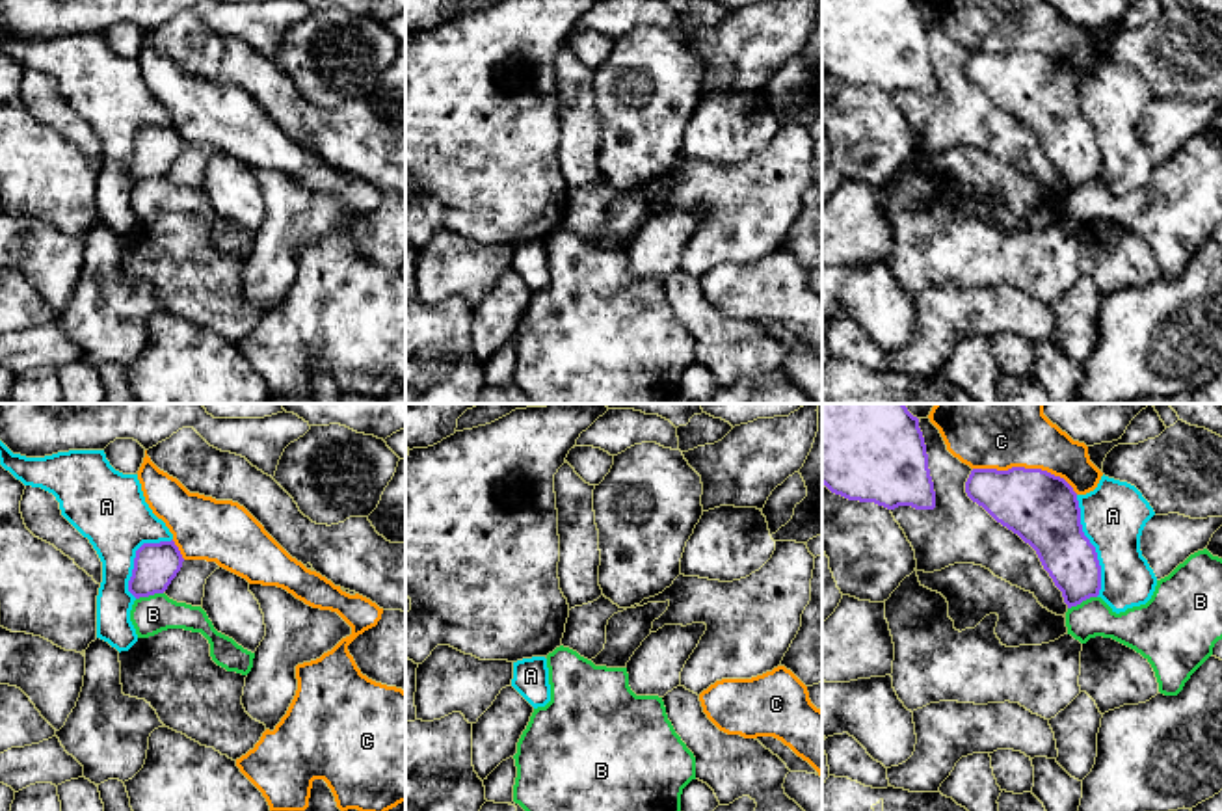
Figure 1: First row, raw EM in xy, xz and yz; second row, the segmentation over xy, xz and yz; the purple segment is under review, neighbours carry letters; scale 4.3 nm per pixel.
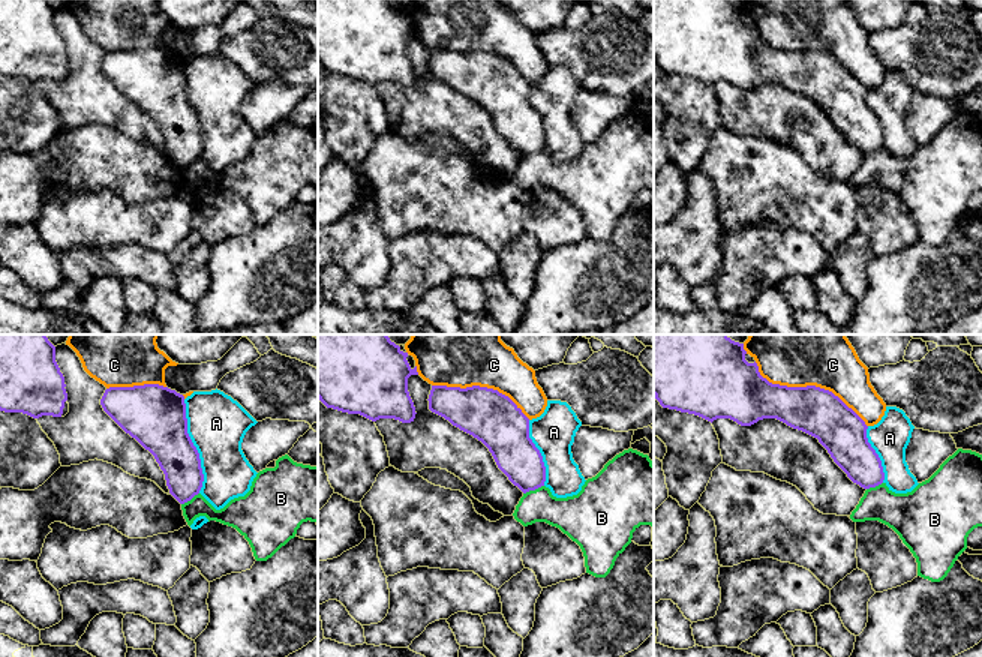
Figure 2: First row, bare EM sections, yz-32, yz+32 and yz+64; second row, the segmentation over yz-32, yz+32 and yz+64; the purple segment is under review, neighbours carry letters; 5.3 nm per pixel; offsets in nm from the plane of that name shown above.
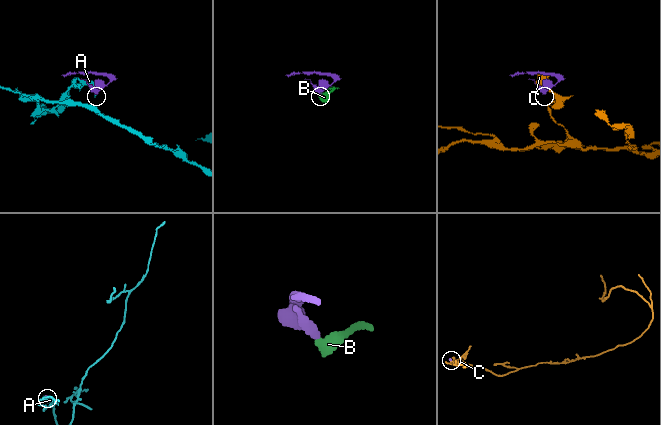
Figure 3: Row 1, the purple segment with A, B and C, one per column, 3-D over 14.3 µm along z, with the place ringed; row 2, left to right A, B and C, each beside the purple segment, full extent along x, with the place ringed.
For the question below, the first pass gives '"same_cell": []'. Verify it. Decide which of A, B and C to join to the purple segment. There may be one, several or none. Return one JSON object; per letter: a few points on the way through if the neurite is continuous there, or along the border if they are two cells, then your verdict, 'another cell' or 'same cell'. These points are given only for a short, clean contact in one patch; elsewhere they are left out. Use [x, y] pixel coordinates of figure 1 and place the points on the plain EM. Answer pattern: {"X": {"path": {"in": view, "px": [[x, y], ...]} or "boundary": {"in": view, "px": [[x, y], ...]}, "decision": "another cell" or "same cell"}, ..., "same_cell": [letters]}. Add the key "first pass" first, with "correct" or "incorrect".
{"first pass": "correct", "A": {"decision": "another cell"}, "B": {"boundary": {"in": "yz", "px": [[1096, 179], [1068, 192]]}, "decision": "another cell"}, "C": {"decision": "another cell"}, "same_cell": []}

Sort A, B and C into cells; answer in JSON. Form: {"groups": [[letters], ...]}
{"groups": [["A"], ["B"], ["C"]]}

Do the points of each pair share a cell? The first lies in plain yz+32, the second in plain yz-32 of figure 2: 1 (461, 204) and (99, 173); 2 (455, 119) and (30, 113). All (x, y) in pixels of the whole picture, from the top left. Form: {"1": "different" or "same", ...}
{"1": "different", "2": "different"}

